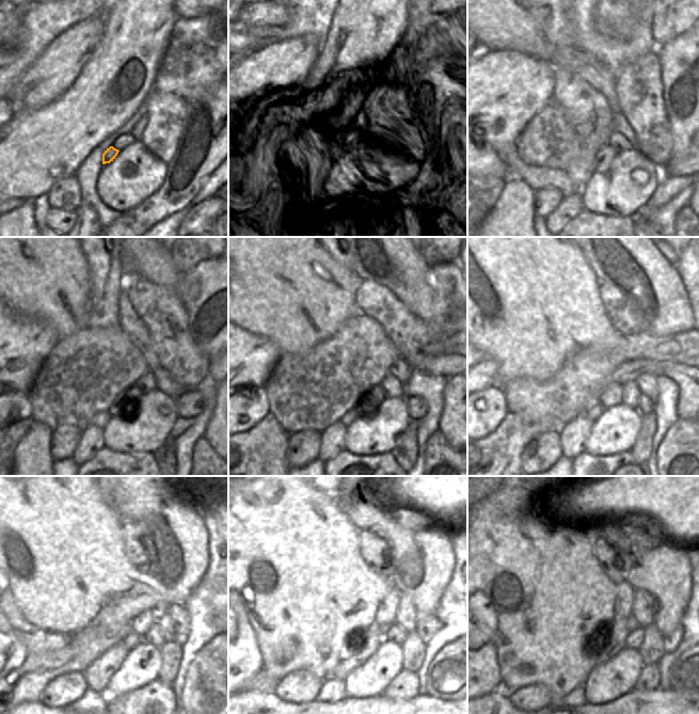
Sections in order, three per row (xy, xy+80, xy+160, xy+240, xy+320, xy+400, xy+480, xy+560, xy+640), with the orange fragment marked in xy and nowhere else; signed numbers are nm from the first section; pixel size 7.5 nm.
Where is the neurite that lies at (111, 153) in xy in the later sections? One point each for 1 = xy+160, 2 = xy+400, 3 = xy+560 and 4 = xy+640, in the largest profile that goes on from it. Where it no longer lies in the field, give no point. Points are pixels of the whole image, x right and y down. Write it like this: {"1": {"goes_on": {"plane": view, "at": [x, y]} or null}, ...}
{"1": {"goes_on": {"plane": "xy+160", "at": [603, 159]}}, "2": {"goes_on": {"plane": "xy+400", "at": [613, 396]}}, "3": {"goes_on": {"plane": "xy+560", "at": [386, 612]}}, "4": {"goes_on": {"plane": "xy+640", "at": [624, 599]}}}

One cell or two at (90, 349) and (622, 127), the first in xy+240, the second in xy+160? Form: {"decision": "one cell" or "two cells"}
{"decision": "two cells"}

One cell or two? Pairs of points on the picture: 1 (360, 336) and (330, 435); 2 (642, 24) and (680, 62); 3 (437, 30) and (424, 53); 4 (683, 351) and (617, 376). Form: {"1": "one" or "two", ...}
{"1": "two", "2": "two", "3": "one", "4": "two"}

